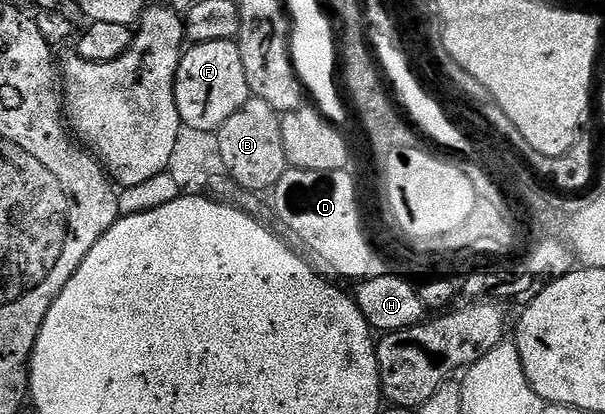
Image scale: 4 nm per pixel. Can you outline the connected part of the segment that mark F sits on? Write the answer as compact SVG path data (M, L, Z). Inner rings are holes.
M228 39L192 44L179 61L173 92L179 117L186 128L220 131L227 117L243 109L243 105L251 98L247 73L243 73L243 57L239 57L236 42Z

